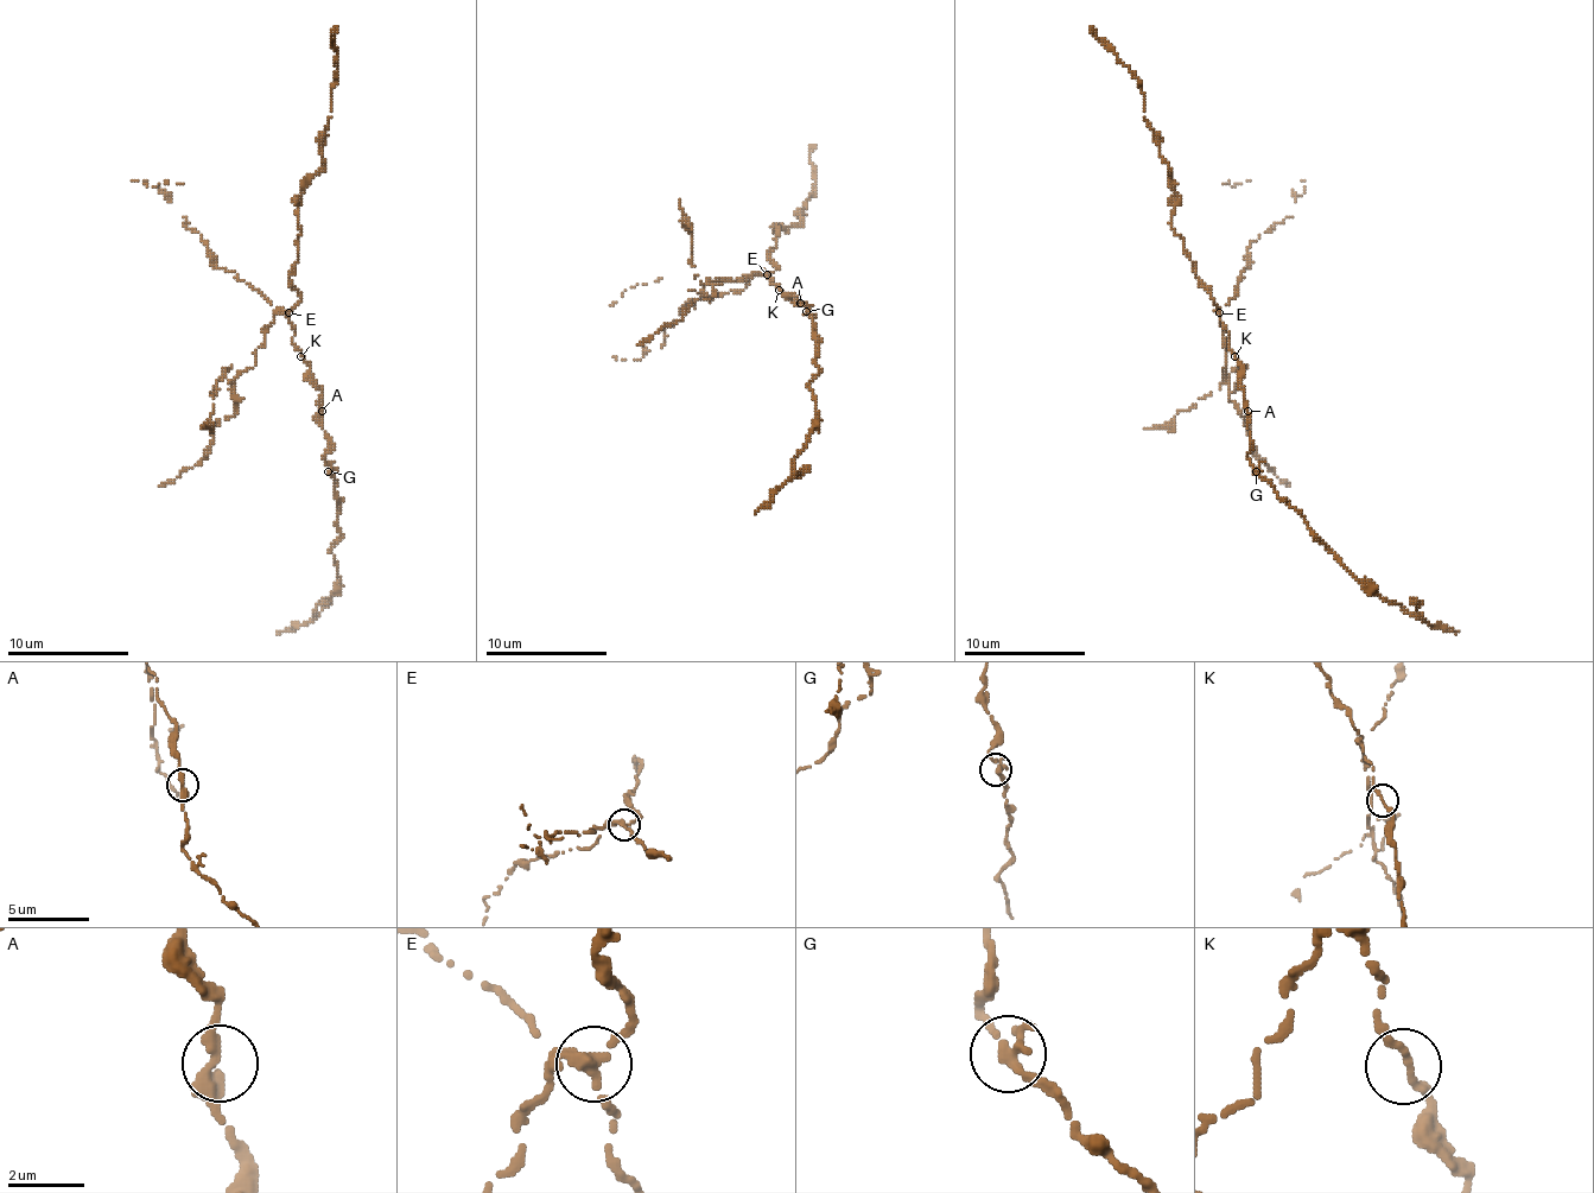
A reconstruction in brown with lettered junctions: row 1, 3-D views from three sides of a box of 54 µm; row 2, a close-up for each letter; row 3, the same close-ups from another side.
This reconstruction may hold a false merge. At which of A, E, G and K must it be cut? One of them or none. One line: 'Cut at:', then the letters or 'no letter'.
Cut at: E

